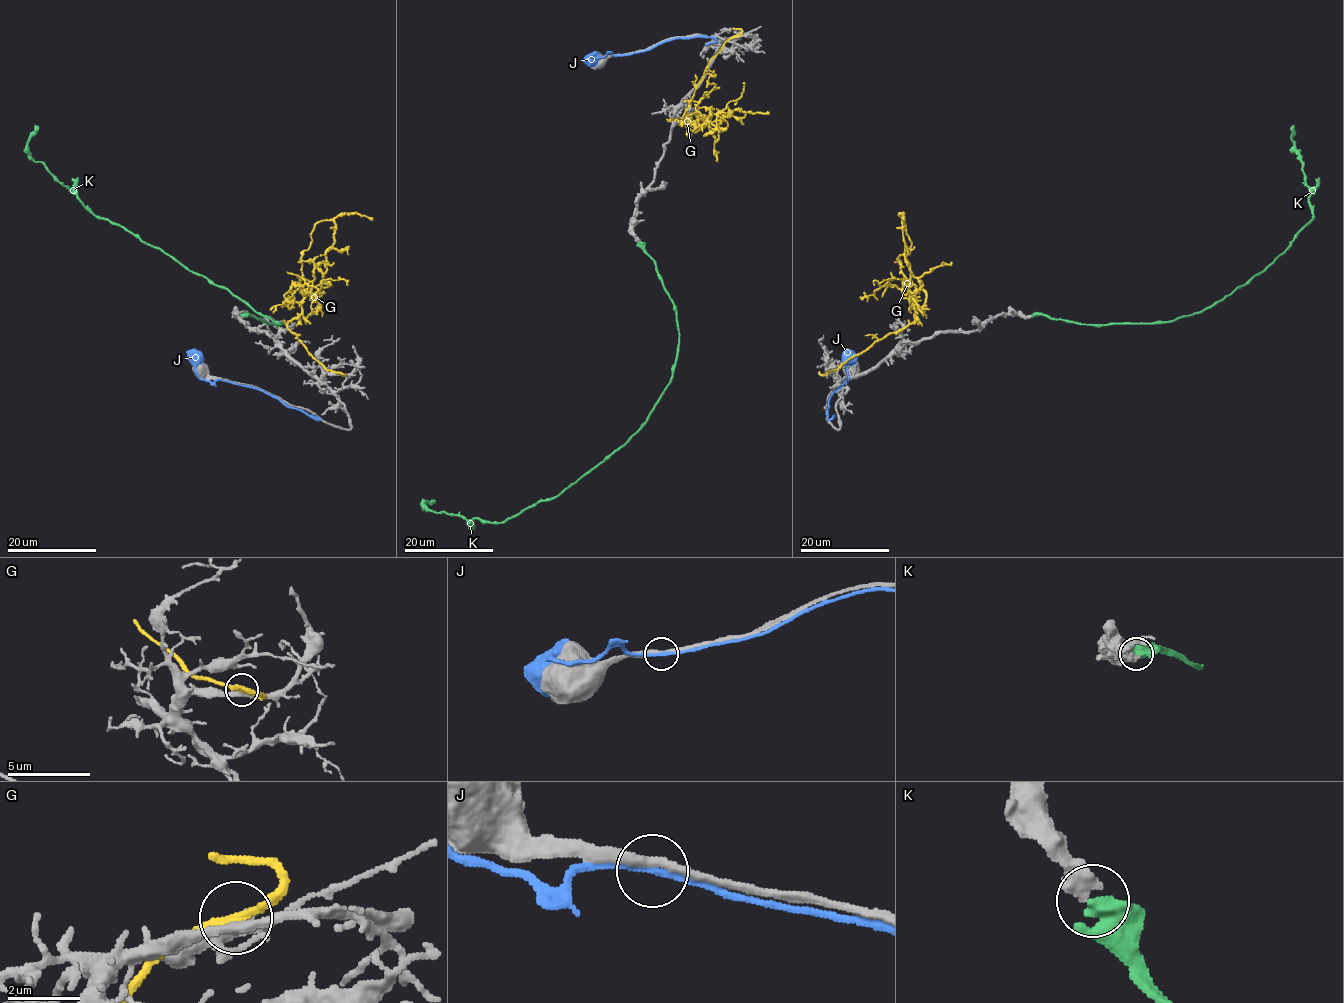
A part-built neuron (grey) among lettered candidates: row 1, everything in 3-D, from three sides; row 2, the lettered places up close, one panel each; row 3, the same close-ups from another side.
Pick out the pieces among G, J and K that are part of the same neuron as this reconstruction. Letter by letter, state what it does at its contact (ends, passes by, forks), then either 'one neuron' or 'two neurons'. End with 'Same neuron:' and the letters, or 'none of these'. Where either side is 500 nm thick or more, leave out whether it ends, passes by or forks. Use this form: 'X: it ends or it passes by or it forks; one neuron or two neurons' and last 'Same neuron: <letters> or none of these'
G: it passes by; two neurons
J: it passes by; two neurons
K: it passes by; one neuron
Same neuron: K

